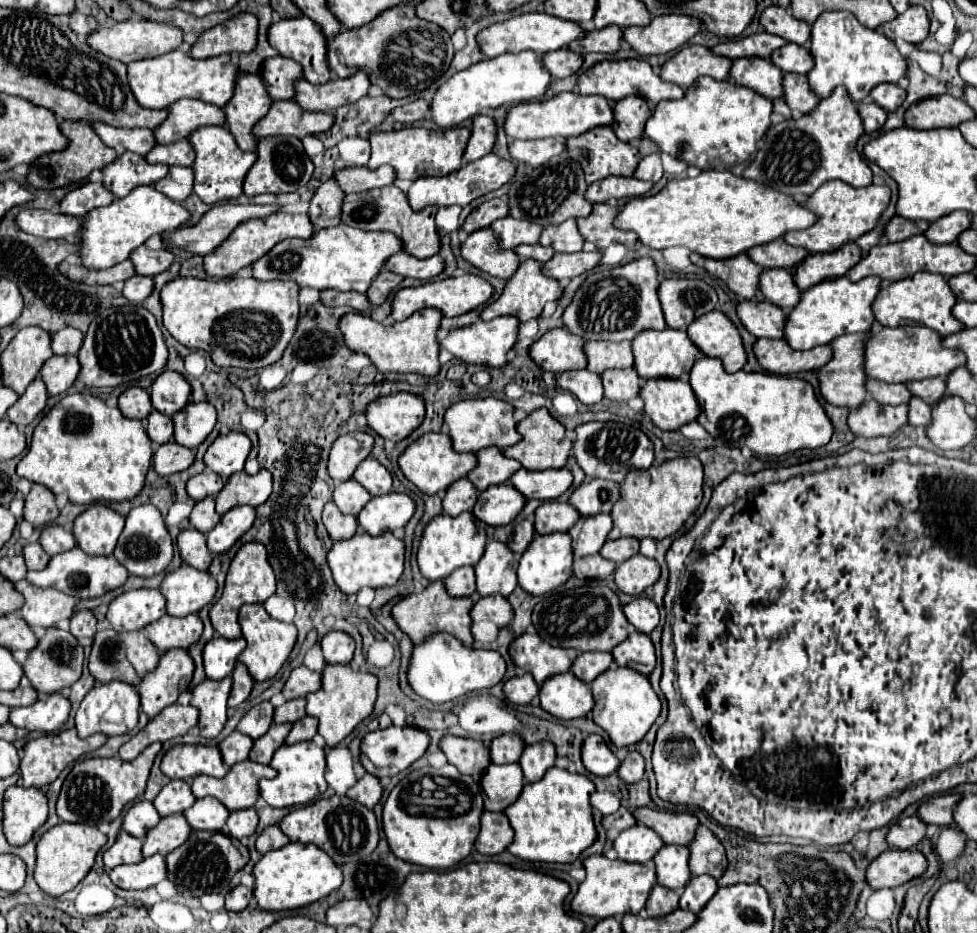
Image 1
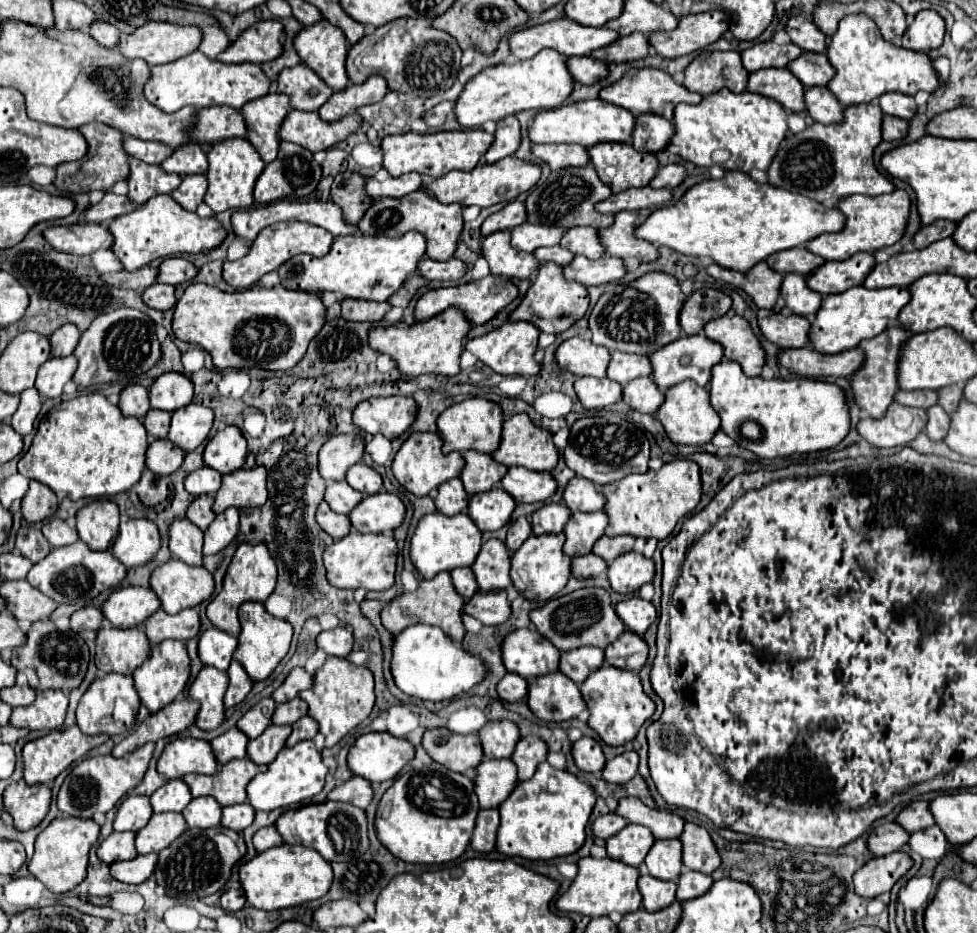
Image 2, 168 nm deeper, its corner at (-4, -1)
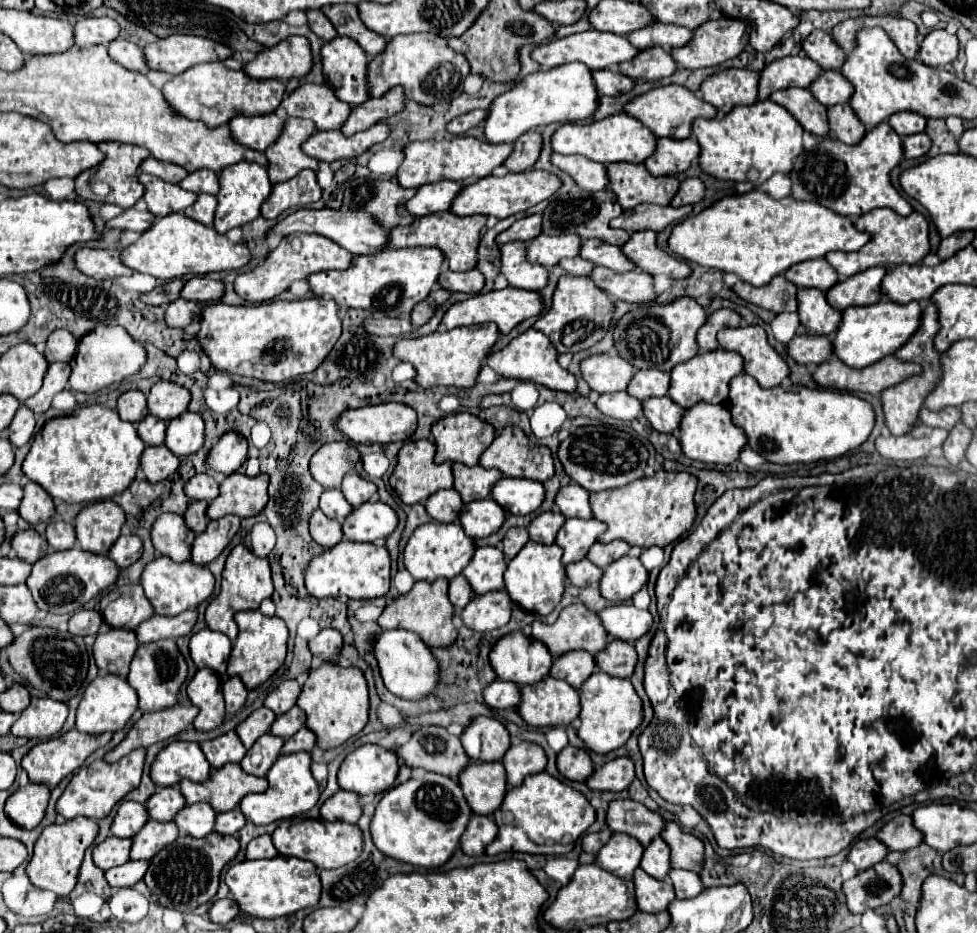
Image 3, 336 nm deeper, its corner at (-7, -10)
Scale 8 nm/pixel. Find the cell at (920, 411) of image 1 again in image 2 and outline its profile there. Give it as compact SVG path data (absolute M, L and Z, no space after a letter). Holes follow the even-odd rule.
M932 405L930 409L926 409L926 413L928 413L928 423L926 423L924 433L934 441L944 439L950 427L950 415L940 405Z

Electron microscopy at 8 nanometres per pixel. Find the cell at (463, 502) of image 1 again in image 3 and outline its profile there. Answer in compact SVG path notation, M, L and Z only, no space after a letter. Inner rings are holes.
M439 490L437 494L429 496L425 502L427 514L437 522L453 522L459 518L459 512L463 508L463 502L457 494L457 490Z

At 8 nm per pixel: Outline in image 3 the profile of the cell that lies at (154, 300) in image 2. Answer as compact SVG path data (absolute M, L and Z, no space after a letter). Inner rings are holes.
M175 300L167 306L167 312L165 312L165 320L171 328L185 328L189 326L191 322L199 322L201 320L201 306L195 304L195 302L189 302L189 300Z

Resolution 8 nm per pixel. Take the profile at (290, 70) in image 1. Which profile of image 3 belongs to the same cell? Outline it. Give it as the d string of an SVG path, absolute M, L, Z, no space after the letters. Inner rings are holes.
M303 84L293 94L289 94L283 104L287 116L309 118L317 124L317 130L337 130L349 118L351 106L341 102L329 86Z

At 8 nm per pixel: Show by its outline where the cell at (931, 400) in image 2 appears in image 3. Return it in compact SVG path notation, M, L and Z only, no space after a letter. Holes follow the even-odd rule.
M927 408L921 410L921 424L931 426L931 428L951 430L959 420L961 420L961 410L959 408L945 408L943 412L931 412Z

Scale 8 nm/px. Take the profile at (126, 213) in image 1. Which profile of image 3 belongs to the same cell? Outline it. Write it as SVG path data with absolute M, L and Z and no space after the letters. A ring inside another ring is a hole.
M169 214L165 218L157 218L135 244L121 250L121 260L135 272L143 272L159 280L173 280L181 276L203 276L209 272L239 270L249 264L251 252L245 244L229 242L227 236L219 234L211 226L193 222L185 214Z

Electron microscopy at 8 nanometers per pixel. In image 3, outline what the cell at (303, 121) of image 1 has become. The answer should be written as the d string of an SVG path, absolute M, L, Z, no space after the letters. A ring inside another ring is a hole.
M379 122L365 132L357 132L351 138L343 136L341 130L315 132L303 144L303 152L323 162L335 162L341 158L357 158L363 152L367 152L371 146L385 142L387 136L389 136L389 126L385 122Z

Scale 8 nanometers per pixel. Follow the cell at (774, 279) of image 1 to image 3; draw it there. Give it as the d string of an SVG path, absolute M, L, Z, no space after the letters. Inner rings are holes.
M815 288L799 290L797 300L799 300L801 324L811 334L823 334L823 336L833 334L835 336L837 326L841 324L841 312L833 310L833 306L829 306L829 302L821 290L815 290Z

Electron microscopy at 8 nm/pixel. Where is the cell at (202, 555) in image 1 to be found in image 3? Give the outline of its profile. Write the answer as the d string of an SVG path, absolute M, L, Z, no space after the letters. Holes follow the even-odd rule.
M161 514L157 522L153 522L151 542L157 554L169 556L175 562L191 560L191 544L193 544L193 530L187 528L181 516L177 514Z

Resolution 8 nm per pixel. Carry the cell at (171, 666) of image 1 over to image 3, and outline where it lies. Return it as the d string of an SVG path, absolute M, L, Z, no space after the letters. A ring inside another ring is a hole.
M157 640L157 642L141 644L137 648L127 680L139 694L141 712L157 712L175 704L177 692L185 682L185 676L187 676L187 664L185 658L179 654L175 640Z

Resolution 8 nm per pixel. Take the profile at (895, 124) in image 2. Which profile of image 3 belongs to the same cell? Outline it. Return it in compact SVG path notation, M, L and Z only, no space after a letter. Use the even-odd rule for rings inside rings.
M925 132L913 134L909 138L903 138L903 146L905 146L905 158L919 158L929 152L931 138Z

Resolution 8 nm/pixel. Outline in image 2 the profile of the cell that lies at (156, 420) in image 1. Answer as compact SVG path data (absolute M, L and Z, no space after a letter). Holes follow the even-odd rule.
M150 409L144 419L144 427L152 439L164 439L170 429L170 413Z

